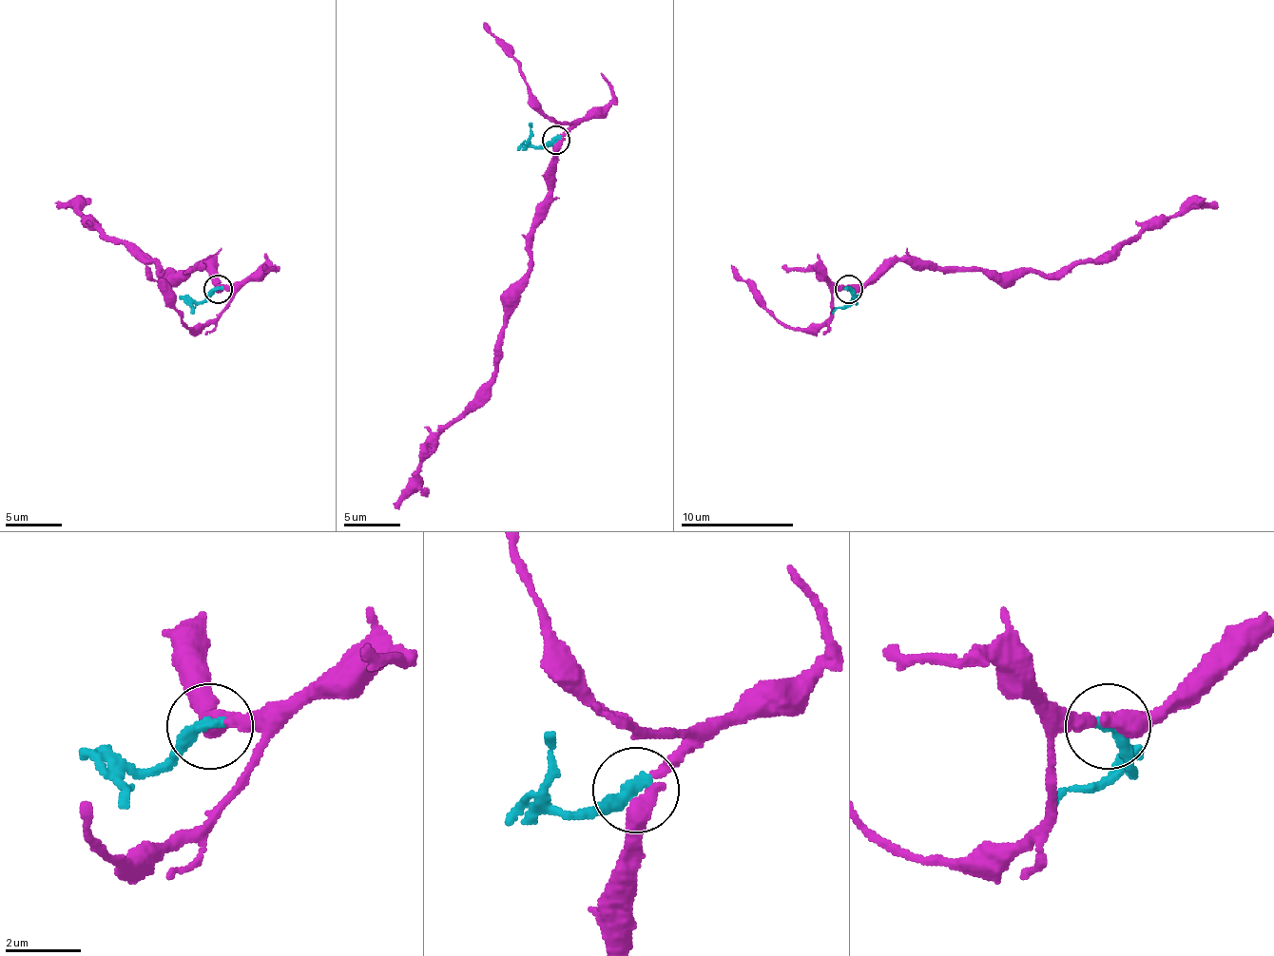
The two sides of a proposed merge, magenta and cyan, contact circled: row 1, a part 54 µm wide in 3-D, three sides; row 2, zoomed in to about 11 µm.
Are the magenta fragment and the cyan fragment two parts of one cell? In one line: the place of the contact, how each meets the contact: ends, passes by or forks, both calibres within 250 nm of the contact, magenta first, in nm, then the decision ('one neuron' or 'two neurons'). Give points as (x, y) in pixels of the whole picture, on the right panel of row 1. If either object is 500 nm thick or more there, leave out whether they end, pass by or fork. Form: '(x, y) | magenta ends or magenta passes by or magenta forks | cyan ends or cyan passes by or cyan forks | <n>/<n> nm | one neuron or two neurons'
(849, 289) | magenta passes by | cyan ends | 400/400 nm | two neurons

